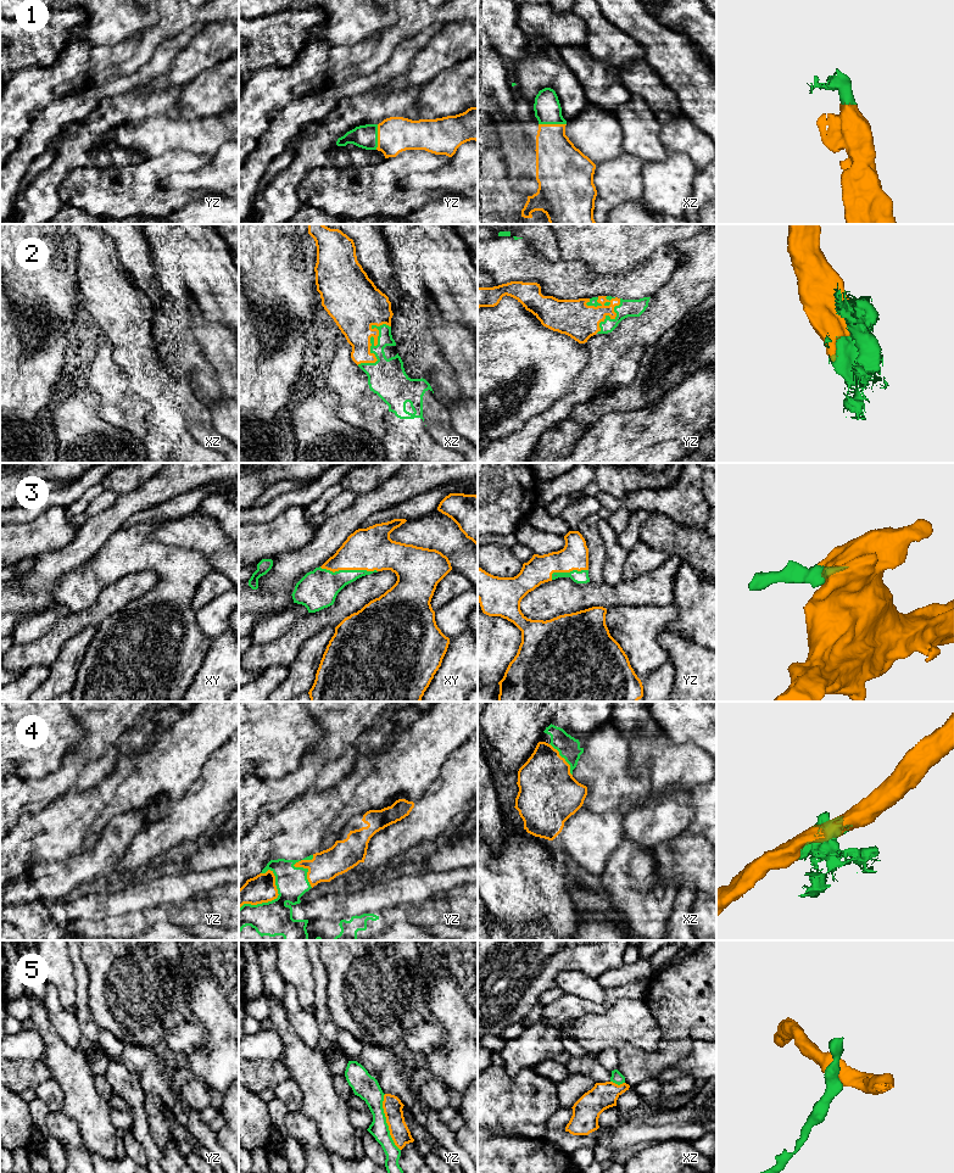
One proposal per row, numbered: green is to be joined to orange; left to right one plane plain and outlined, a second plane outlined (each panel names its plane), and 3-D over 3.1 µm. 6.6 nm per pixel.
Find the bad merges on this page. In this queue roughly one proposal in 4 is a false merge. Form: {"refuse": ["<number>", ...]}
{"refuse": ["5"]}

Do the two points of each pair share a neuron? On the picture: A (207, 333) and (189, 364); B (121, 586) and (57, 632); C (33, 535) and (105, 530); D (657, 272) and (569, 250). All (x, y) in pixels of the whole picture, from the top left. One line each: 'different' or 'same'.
A: different
B: same
C: different
D: different

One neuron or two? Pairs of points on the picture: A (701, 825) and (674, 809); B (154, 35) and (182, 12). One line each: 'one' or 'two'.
A: two
B: one

